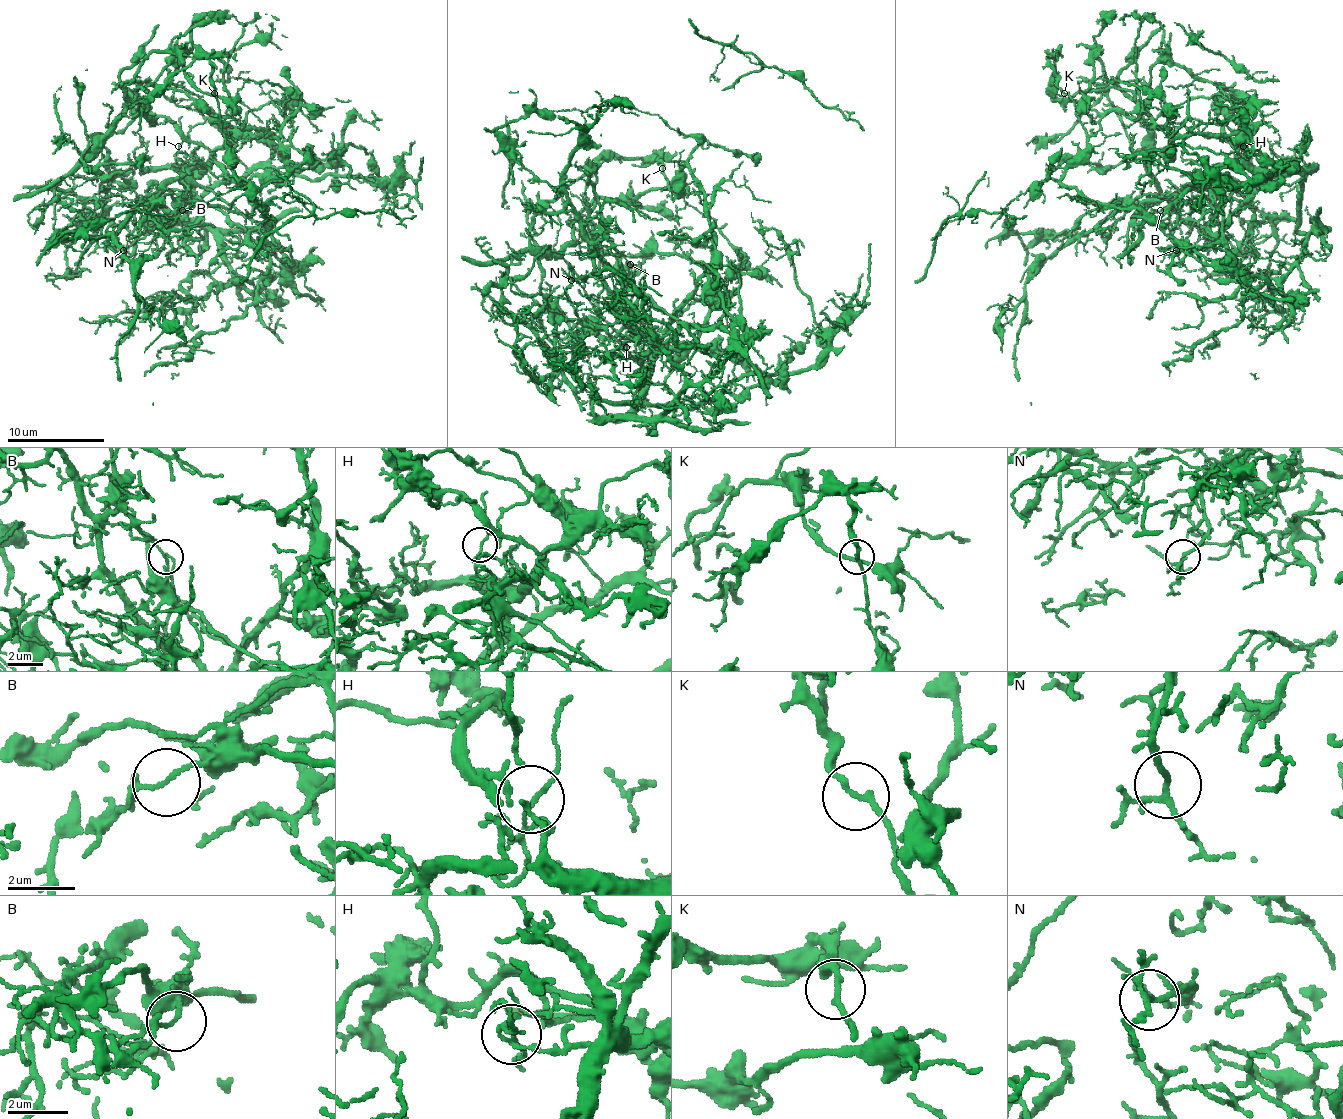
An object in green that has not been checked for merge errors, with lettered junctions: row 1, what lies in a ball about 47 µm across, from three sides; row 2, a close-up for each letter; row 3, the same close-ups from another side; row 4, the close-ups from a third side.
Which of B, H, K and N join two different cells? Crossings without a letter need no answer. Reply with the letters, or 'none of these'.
B, K

